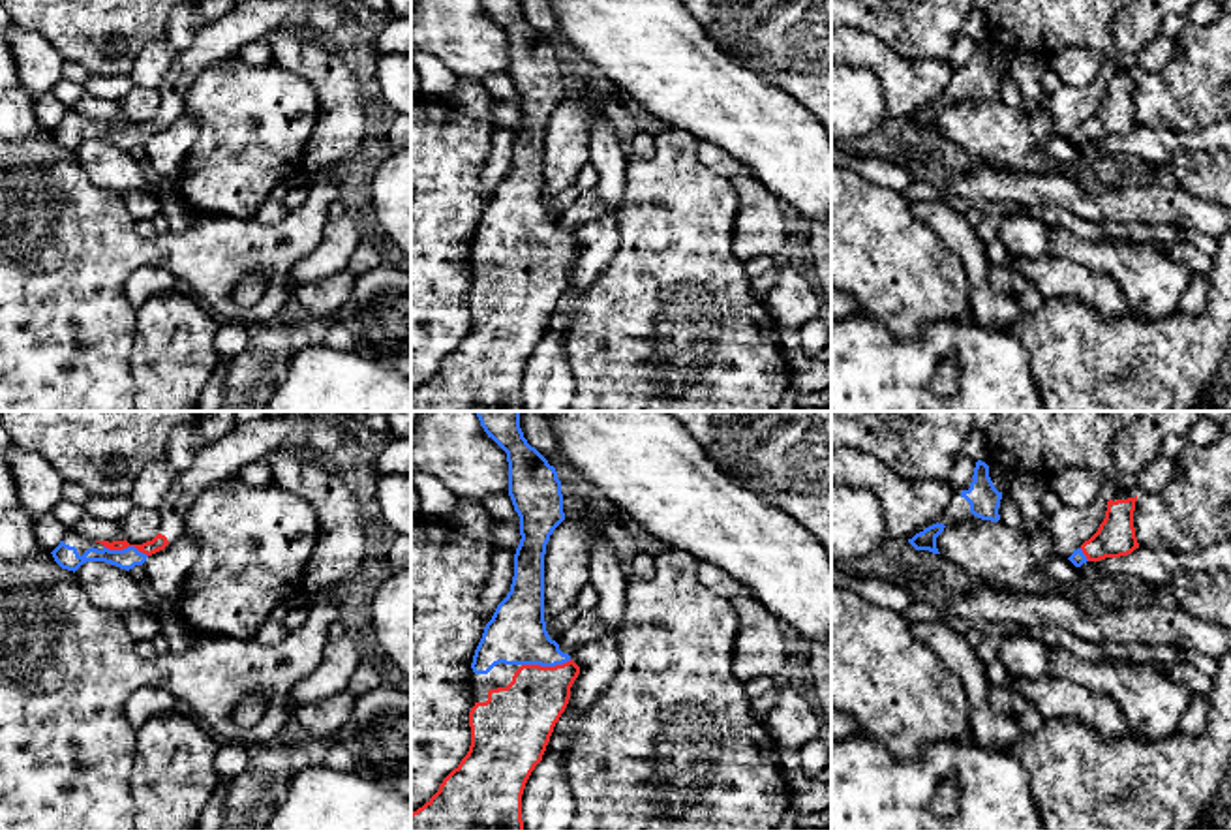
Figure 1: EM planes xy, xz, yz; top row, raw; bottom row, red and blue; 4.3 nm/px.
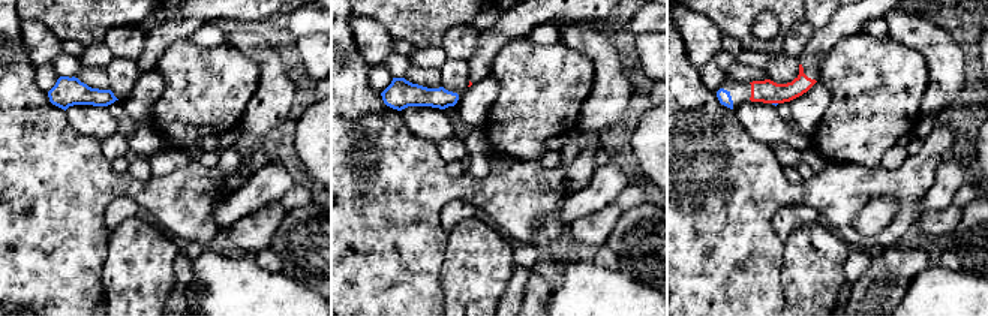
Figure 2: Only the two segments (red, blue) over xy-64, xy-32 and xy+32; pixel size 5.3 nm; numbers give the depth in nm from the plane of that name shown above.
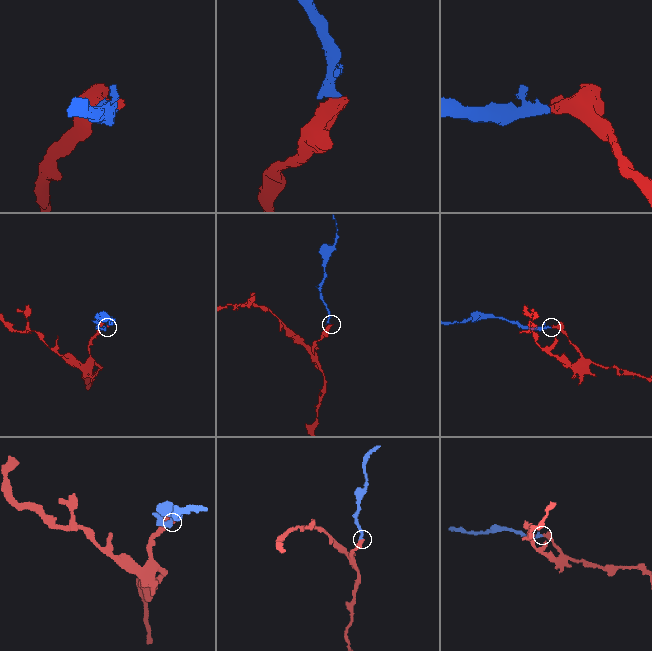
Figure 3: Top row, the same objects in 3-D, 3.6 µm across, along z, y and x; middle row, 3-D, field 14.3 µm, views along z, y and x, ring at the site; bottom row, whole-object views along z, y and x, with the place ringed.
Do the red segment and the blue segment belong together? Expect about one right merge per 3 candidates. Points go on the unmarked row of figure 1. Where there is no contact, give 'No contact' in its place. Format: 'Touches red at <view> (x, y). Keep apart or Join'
Touches red at xz (547, 246). Join

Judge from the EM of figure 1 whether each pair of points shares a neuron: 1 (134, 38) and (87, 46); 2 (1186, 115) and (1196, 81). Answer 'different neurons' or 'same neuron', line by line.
1: same neuron
2: same neuron

